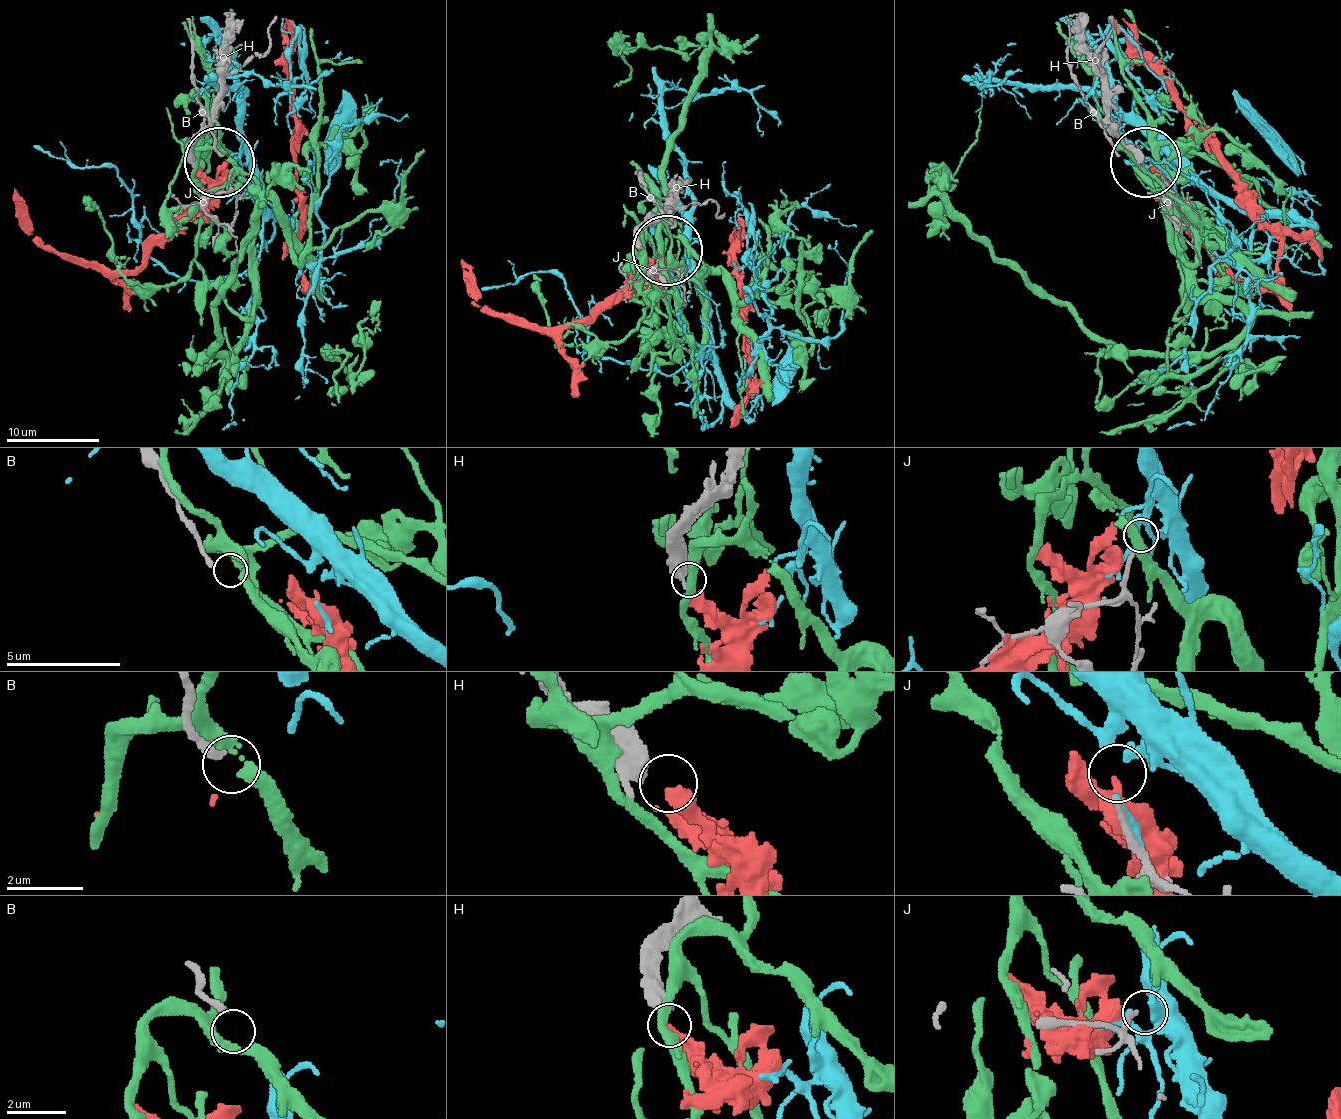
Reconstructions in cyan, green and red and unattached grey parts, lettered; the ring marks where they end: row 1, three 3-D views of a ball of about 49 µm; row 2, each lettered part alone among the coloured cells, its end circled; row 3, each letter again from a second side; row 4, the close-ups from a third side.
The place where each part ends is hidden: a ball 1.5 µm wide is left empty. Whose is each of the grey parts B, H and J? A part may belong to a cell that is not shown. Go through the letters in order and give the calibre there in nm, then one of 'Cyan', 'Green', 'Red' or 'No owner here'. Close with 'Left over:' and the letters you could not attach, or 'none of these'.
B: Thickness 200 nm. No owner here
H: Thickness 600 nm. Red
J: Thickness 170 nm. Cyan
Left over: B

